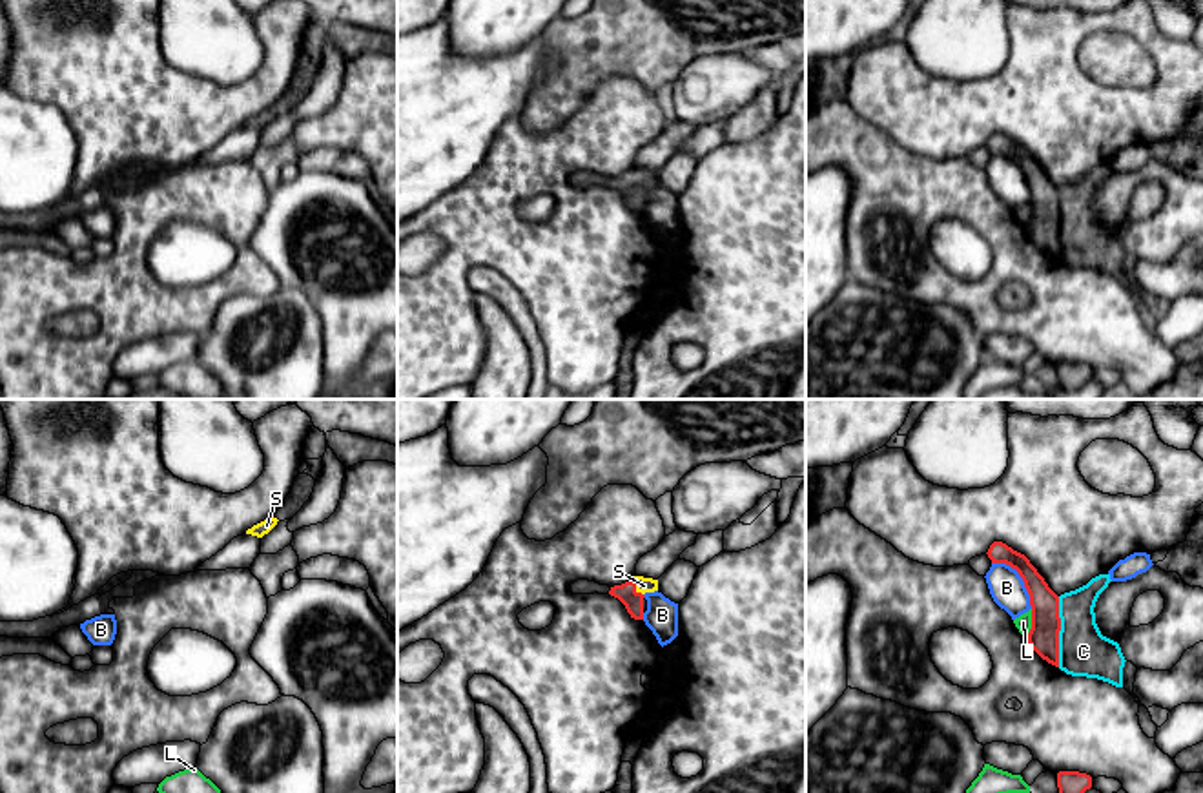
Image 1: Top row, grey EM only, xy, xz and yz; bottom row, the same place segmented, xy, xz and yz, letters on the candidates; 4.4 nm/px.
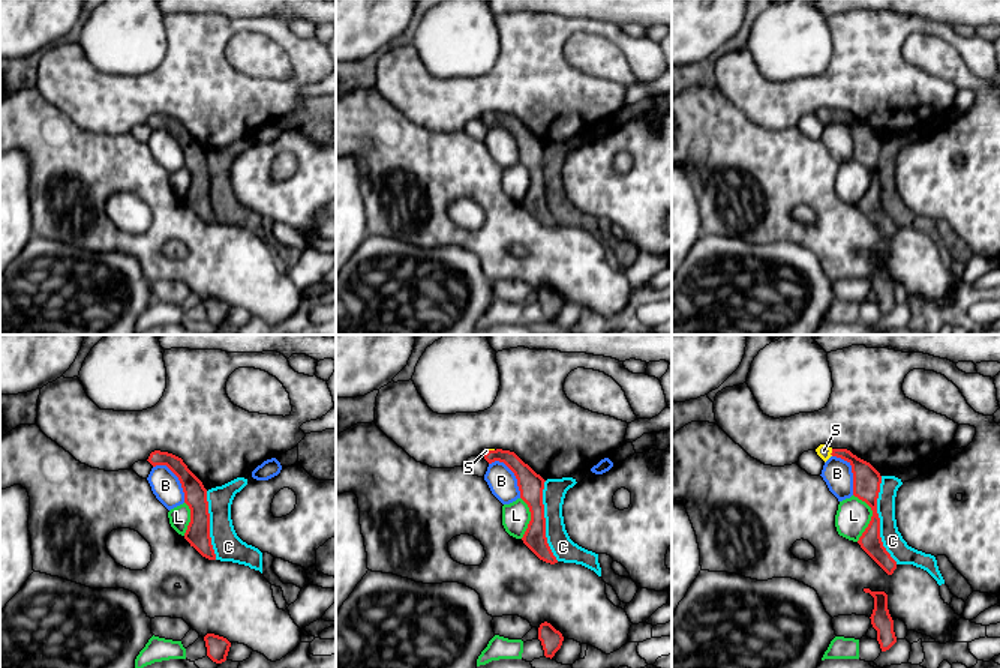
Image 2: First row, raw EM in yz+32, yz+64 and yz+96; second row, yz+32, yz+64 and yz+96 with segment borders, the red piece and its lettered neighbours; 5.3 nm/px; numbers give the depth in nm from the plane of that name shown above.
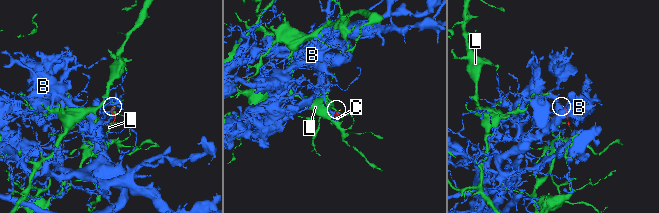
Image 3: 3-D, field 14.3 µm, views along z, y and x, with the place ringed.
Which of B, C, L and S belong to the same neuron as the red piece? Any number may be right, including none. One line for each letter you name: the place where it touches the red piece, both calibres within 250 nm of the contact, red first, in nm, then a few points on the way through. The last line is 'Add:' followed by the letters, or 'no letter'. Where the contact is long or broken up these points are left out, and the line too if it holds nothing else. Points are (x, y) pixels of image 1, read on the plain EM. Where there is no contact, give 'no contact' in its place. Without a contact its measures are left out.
S: contact xz (635, 179); calibres 90 and 70 nm; way xz (626, 185), (635, 179), (644, 177)
Add: S

